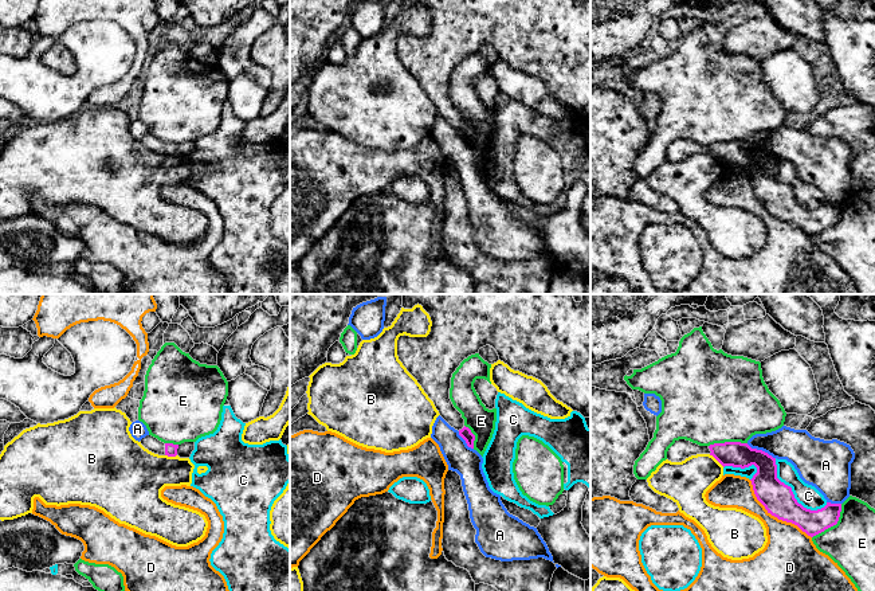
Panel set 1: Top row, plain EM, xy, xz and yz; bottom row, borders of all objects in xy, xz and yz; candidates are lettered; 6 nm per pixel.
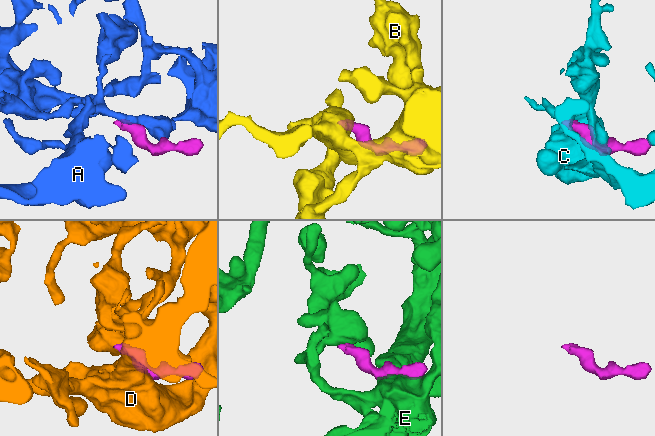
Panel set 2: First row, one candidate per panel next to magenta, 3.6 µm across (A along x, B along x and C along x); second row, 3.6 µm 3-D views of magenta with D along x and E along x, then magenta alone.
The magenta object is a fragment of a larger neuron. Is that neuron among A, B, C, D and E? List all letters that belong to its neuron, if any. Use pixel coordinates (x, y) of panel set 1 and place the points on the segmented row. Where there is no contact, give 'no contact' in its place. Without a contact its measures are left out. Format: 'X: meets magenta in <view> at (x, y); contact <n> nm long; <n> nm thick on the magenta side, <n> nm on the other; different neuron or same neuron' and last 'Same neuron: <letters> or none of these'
A: meets magenta in yz at (761, 450); contact 200 nm long; 180 nm thick on the magenta side, 200 nm on the other; different neuron
B: meets magenta in yz at (717, 460); contact 120 nm long; 150 nm thick on the magenta side, 260 nm on the other; different neuron
C: meets magenta in yz at (792, 493); contact 420 nm long; 190 nm thick on the magenta side, 140 nm on the other; different neuron
D: meets magenta in yz at (775, 516); contact 500 nm long; 190 nm thick on the magenta side, 320 nm on the other; different neuron
E: meets magenta in yz at (834, 524); contact 280 nm long; 150 nm thick on the magenta side, 280 nm on the other; different neuron
Same neuron: none of these

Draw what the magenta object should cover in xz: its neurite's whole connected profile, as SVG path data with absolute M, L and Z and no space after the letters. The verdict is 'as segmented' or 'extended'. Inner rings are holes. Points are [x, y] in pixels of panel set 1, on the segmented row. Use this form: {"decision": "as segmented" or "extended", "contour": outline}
{"decision": "extended", "contour": "M403 294L403 308L421 305L432 326L427 337L400 336L397 356L433 402L440 416L474 449L475 435L450 399L451 377L460 363L480 348L493 347L511 369L541 380L550 394L584 418L590 418L590 294L576 302L573 294Z"}

